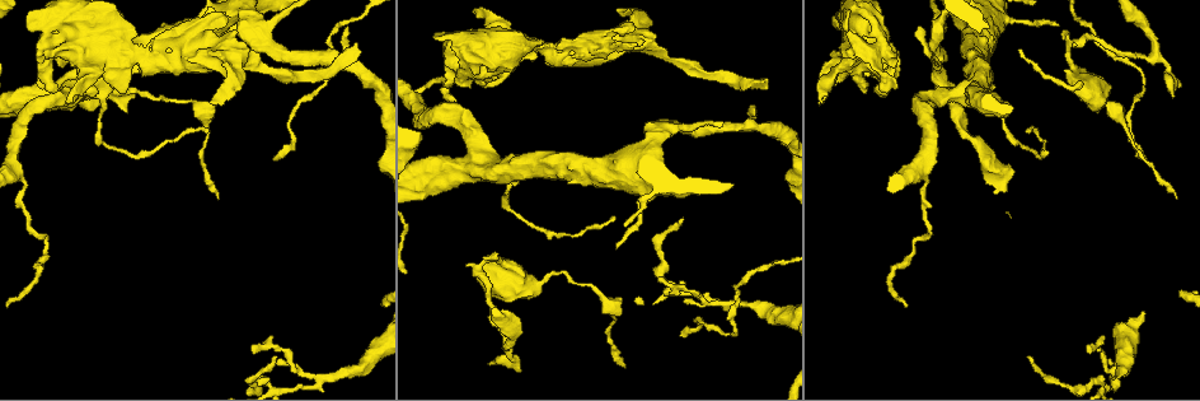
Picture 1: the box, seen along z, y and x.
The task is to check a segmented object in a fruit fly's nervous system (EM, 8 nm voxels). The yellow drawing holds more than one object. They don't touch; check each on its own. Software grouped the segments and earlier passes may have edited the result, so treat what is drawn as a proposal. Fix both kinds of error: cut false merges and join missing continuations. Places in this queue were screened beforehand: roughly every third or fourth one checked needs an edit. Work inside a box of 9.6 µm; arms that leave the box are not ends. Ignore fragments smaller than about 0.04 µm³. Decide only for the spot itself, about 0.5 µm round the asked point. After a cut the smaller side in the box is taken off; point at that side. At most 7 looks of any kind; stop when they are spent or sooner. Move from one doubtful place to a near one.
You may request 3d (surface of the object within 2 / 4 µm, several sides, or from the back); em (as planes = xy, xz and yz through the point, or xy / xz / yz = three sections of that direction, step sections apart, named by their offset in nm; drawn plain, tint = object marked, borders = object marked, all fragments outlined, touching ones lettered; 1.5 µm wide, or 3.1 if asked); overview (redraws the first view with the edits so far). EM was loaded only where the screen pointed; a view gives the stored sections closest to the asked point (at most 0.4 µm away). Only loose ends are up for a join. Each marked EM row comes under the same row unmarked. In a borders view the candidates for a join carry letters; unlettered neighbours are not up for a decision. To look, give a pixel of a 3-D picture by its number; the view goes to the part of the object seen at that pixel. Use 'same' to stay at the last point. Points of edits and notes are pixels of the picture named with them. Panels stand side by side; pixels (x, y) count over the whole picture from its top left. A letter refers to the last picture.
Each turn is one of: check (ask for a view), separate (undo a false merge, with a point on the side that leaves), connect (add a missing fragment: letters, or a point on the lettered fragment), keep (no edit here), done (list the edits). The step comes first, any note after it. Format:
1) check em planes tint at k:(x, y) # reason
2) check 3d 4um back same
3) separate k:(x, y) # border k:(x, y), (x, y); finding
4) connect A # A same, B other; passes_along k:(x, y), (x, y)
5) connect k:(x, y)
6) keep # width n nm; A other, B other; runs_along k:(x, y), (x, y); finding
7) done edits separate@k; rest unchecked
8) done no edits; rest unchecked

check em planes tint at 1:(660, 127) # three-way junction

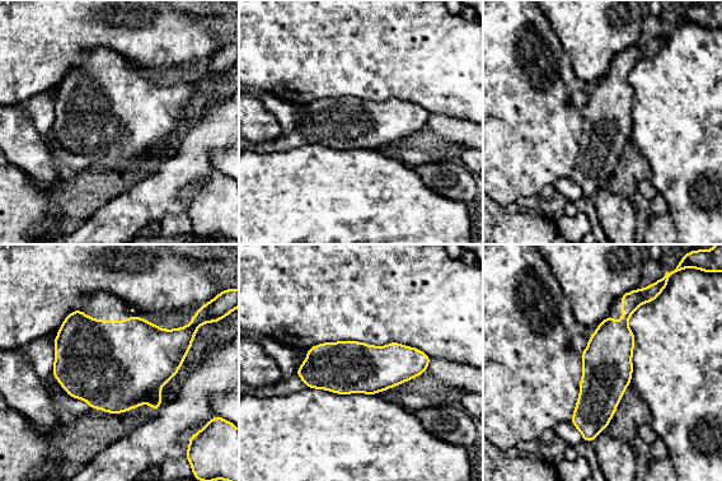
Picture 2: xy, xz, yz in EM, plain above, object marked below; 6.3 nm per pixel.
check em planes borders same

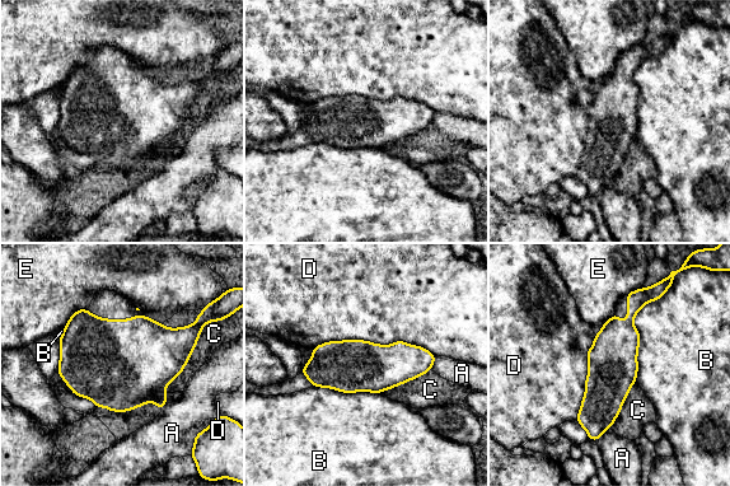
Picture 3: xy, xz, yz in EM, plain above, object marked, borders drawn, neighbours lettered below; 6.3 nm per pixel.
keep # A other, B other, C other, D other, E other; one cell here

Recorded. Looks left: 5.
check em planes tint at 1:(259, 69) # sudden change in width

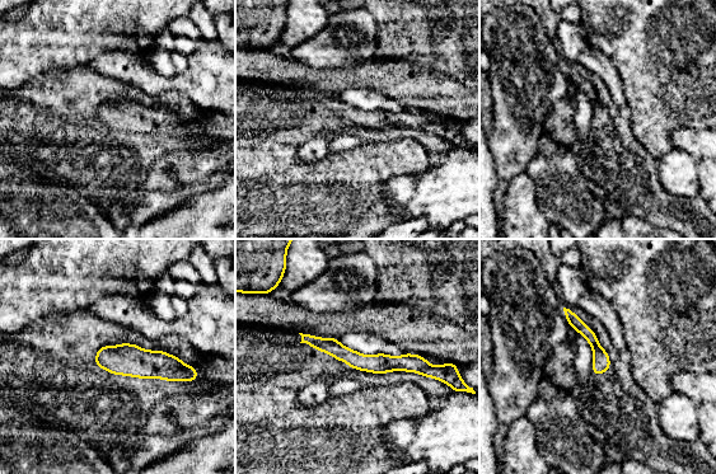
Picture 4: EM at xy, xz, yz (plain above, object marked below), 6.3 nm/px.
check em planes borders same

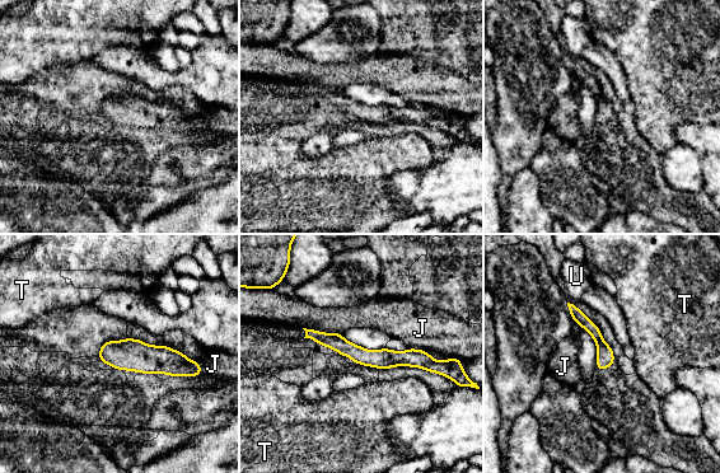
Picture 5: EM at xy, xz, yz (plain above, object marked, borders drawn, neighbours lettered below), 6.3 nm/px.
keep # J other, T other, U other; border 5:(303, 327), (340, 335); all the same cell

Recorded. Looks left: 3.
check em planes tint at 1:(506, 345) # arms part here

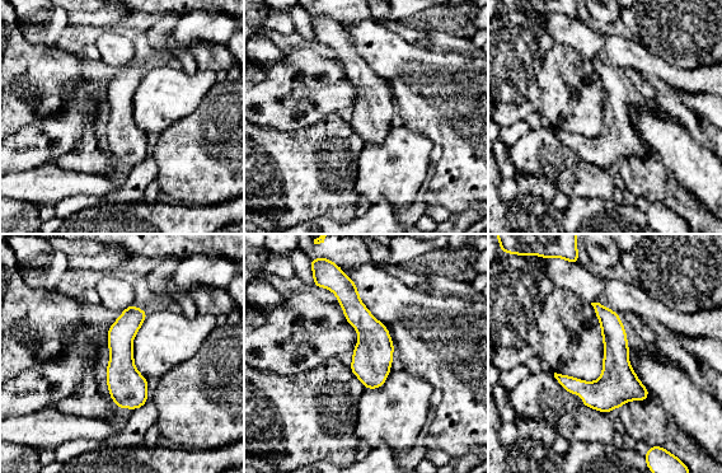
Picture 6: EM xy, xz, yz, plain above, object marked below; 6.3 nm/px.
check em planes borders same # see the neighbours

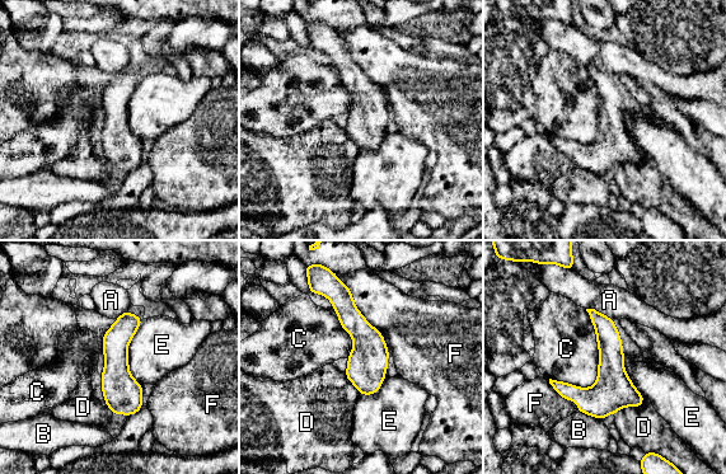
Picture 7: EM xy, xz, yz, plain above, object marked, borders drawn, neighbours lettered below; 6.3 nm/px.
keep # width 220 nm; A other, B other, C other, D other, E other, F other; border 7:(585, 309), (598, 378), (584, 389); all the same cell

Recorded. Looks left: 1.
done no edits; rest unchecked

